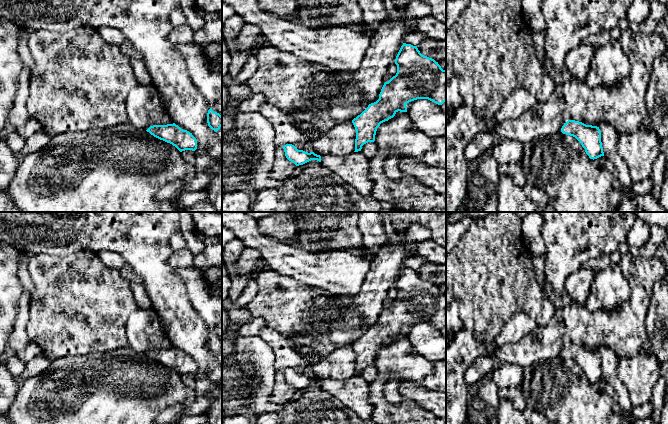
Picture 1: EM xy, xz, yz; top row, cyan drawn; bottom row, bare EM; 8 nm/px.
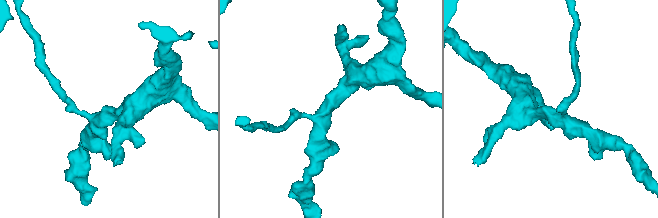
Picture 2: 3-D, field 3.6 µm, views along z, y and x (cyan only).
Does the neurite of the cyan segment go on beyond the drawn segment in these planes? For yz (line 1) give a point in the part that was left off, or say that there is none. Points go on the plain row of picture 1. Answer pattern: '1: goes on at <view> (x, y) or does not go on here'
1: does not go on here

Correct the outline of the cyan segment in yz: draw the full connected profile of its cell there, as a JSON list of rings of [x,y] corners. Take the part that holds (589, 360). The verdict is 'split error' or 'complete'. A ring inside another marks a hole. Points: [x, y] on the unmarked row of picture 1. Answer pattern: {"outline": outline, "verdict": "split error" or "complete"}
{"outline": [[[568,344],[562,350],[561,356],[575,361],[581,367],[590,383],[594,384],[604,380],[599,351]]], "verdict": "complete"}

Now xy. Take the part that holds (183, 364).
{"outline": [[[175,347],[167,349],[153,349],[147,354],[154,361],[175,370],[180,376],[185,374],[195,375],[197,364],[192,357],[181,353]]], "verdict": "complete"}

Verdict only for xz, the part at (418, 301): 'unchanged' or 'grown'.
unchanged

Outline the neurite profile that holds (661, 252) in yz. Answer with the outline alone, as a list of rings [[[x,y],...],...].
[[[668,236],[659,243],[654,255],[664,261],[668,275]]]

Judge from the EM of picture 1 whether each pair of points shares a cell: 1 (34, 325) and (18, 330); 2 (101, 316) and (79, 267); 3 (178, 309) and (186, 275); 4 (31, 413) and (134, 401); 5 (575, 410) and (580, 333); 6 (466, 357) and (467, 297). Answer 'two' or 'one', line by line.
1: two
2: one
3: two
4: one
5: two
6: two

